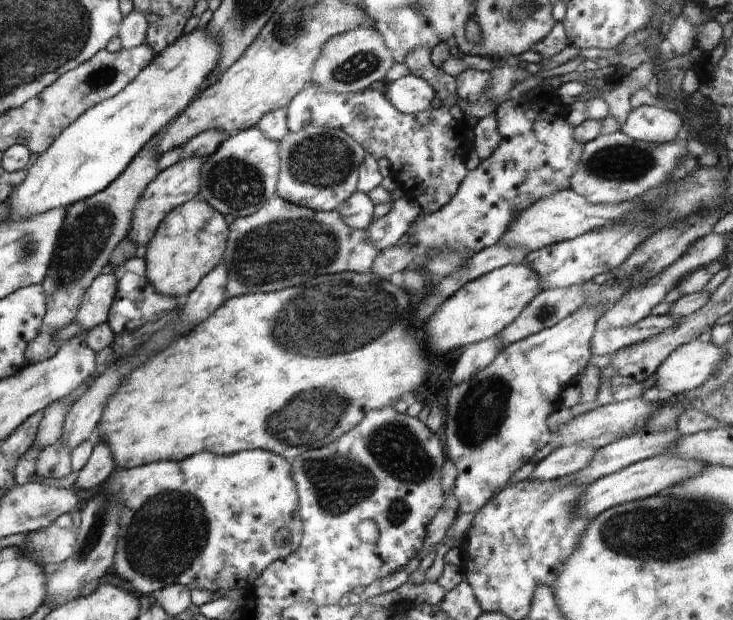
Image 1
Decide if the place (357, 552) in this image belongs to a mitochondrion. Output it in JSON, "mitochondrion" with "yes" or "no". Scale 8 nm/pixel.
{"mitochondrion":"no"}

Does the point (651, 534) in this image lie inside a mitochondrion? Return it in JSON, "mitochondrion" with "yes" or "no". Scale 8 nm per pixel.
{"mitochondrion":"yes"}

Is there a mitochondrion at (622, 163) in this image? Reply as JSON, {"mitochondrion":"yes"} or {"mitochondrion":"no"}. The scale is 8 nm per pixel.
{"mitochondrion":"yes"}

